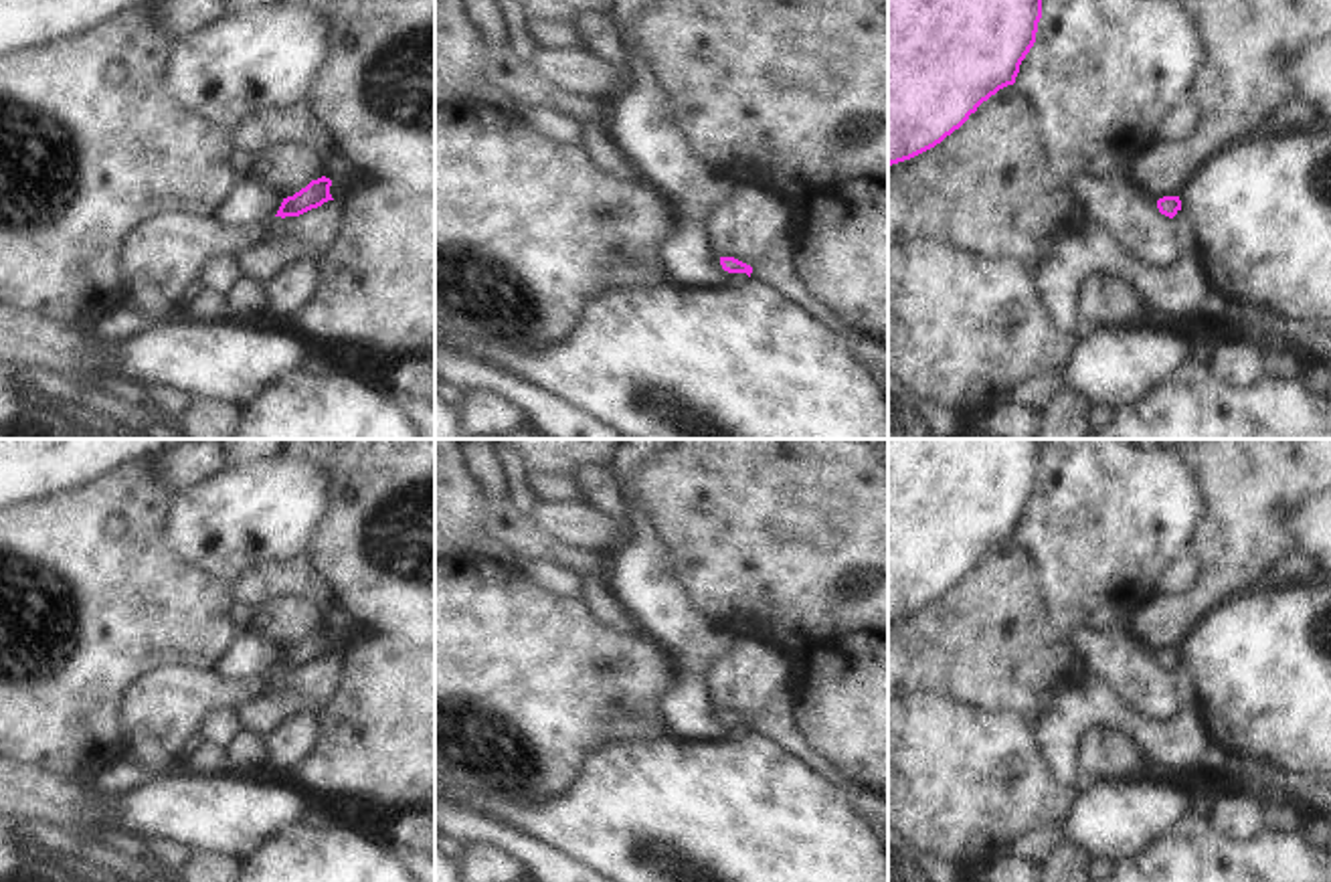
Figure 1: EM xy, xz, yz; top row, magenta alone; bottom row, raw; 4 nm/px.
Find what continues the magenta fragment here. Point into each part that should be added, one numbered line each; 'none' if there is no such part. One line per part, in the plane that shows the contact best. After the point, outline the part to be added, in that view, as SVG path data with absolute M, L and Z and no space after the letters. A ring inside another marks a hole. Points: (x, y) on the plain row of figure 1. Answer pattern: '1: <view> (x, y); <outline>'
none

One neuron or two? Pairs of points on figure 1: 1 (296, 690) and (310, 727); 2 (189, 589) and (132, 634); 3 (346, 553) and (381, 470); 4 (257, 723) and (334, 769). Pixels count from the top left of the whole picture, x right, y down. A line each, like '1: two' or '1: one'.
1: two
2: one
3: one
4: two

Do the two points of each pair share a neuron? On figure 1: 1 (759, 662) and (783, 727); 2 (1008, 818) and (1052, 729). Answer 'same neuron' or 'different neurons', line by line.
1: same neuron
2: different neurons

